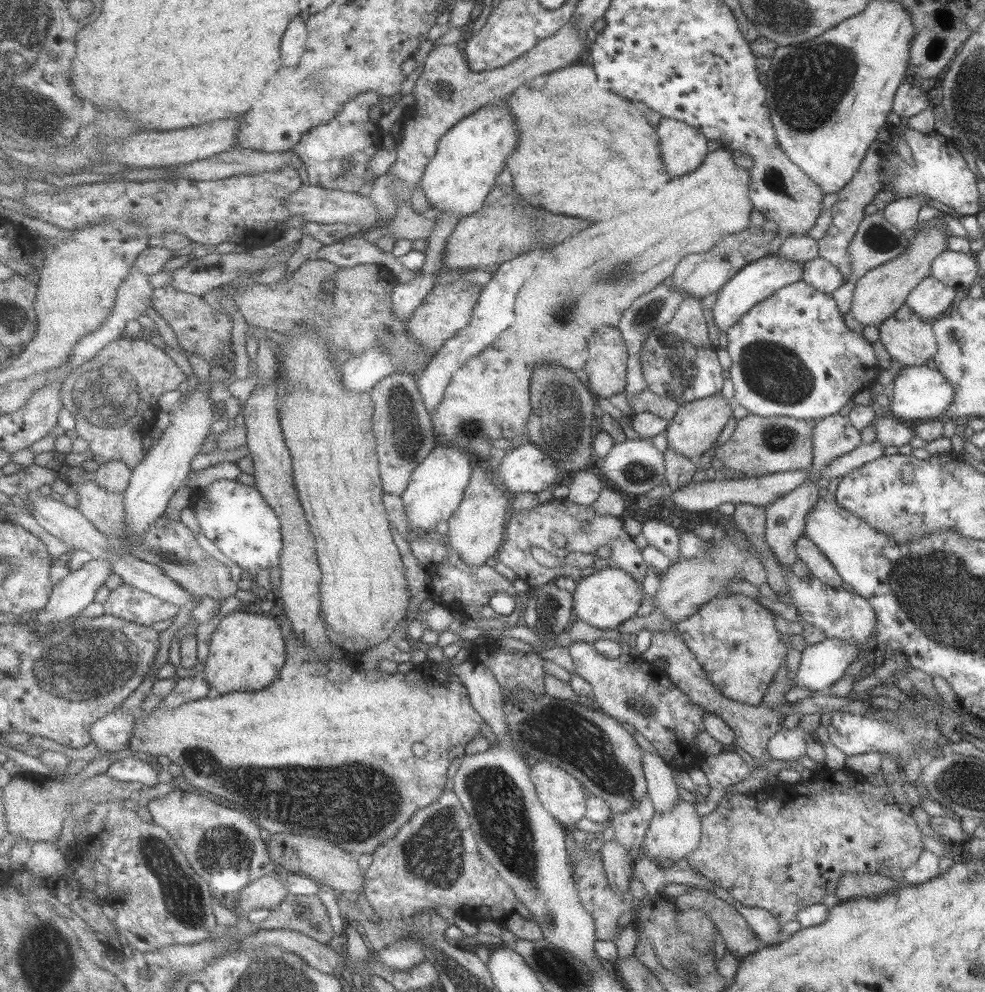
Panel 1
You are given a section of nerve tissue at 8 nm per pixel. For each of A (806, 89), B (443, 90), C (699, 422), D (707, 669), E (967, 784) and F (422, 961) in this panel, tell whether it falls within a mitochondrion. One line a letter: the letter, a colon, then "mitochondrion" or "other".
A: mitochondrion
B: mitochondrion
C: other
D: other
E: mitochondrion
F: other

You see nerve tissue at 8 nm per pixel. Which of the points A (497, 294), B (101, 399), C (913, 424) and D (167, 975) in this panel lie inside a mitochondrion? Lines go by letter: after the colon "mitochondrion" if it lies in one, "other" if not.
A: other
B: mitochondrion
C: other
D: other

